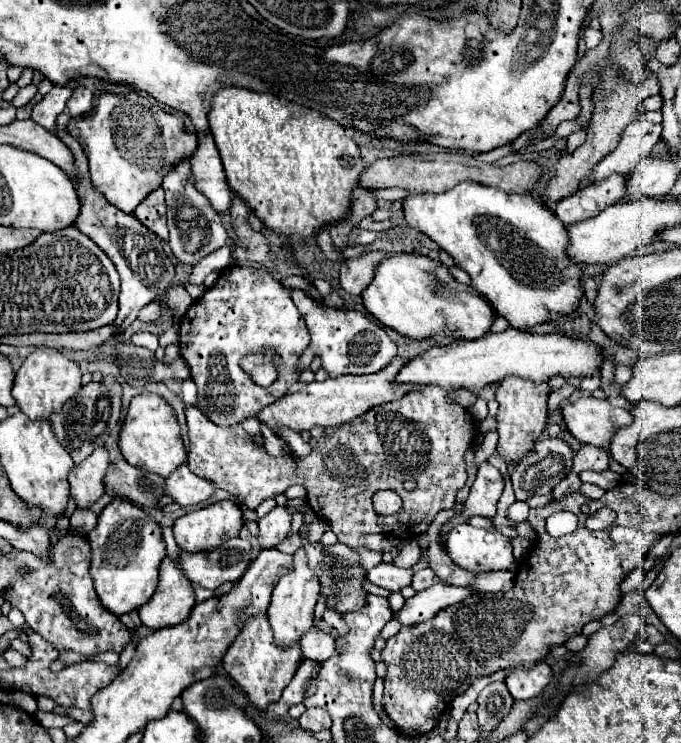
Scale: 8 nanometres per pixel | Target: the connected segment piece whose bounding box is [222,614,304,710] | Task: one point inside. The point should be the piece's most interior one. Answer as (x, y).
(262, 669)

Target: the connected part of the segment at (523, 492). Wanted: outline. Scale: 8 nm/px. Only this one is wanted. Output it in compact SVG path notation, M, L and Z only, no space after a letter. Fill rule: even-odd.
M558 438L538 440L530 456L526 456L512 472L516 500L526 502L532 496L552 492L552 488L570 474L572 450Z

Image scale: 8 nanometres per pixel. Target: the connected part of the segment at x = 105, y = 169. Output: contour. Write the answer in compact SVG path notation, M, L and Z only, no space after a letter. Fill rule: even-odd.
M136 92L100 94L94 100L92 112L70 120L68 132L80 142L88 158L94 188L128 214L162 184L170 168L190 158L198 146L196 134L186 130L182 118L164 112L152 98Z

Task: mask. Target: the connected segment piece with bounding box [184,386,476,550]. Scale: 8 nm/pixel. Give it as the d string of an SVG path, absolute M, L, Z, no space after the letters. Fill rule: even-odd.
M424 386L422 390L408 392L404 398L388 404L380 404L370 408L366 414L354 418L352 422L340 424L336 428L328 428L326 434L318 440L318 444L312 448L308 456L270 456L264 448L264 444L258 444L240 424L234 426L220 426L210 422L196 406L186 406L186 422L188 422L188 466L194 470L194 474L210 480L218 488L234 494L238 500L242 500L248 508L256 510L258 504L262 504L268 498L276 498L278 494L284 494L288 486L302 484L308 492L310 508L320 516L324 516L330 522L330 530L338 536L338 540L350 548L356 550L358 536L380 532L392 538L412 540L428 530L432 520L438 512L448 510L456 502L456 492L466 484L466 462L464 454L472 446L476 438L476 424L472 420L472 414L462 408L458 402L448 400L448 394L452 388L440 388L440 386ZM408 478L416 478L418 486L412 492L402 492L402 482ZM378 490L394 490L402 496L404 506L400 512L392 516L382 516L372 506L372 494Z

